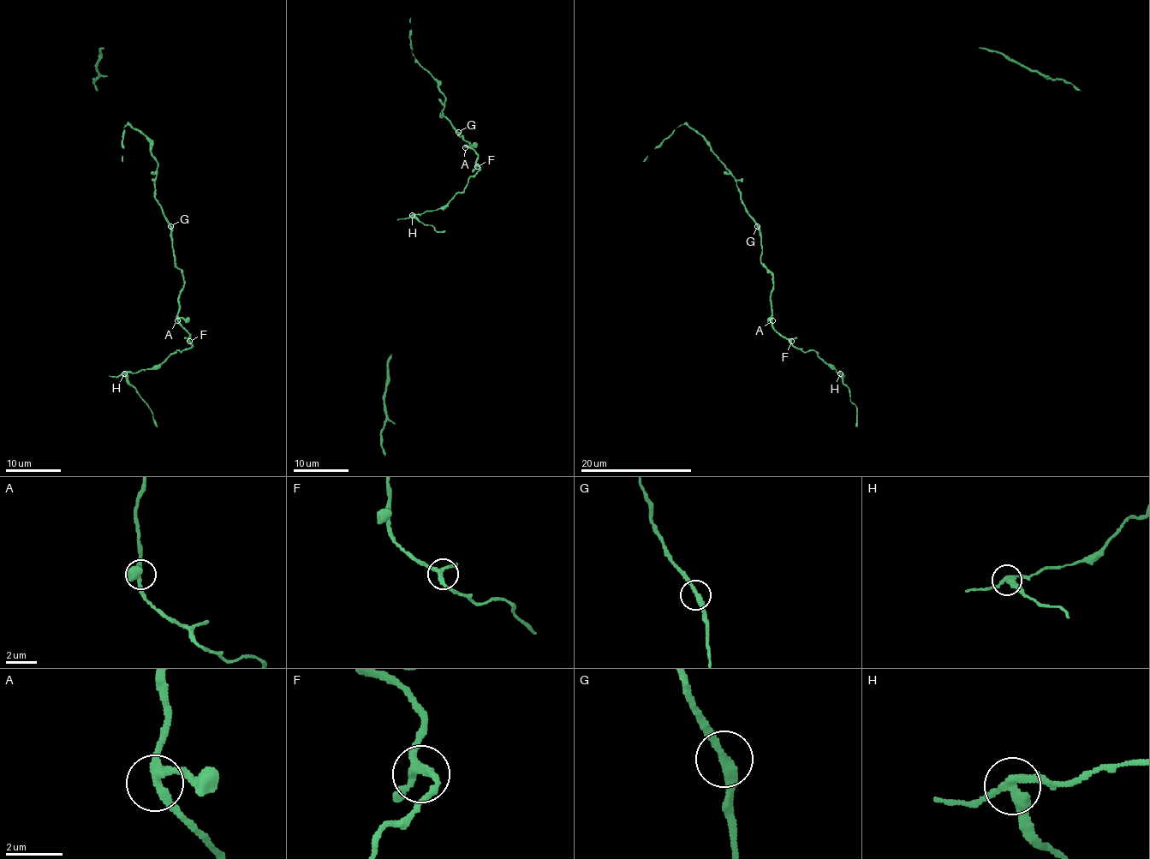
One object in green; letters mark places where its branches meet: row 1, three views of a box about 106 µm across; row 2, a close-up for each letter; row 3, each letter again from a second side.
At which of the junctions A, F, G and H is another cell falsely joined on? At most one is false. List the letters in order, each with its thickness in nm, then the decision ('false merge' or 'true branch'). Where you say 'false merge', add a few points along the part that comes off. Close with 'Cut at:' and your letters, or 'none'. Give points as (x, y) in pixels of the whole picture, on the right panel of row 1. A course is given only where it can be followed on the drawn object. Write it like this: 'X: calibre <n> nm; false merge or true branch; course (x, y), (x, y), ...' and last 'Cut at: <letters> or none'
A: calibre 260 nm; true branch
F: calibre 240 nm; true branch
G: calibre 300 nm; true branch
H: calibre 280 nm; false merge; course (840, 372), (842, 381), (849, 388), (849, 401), (856, 408), (856, 426)
Cut at: H

